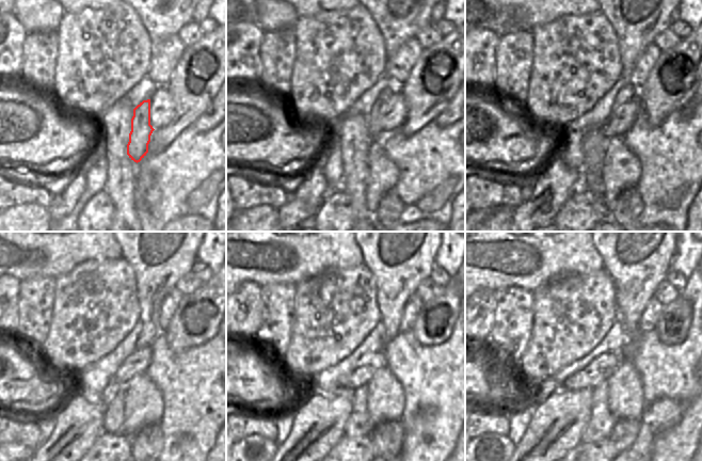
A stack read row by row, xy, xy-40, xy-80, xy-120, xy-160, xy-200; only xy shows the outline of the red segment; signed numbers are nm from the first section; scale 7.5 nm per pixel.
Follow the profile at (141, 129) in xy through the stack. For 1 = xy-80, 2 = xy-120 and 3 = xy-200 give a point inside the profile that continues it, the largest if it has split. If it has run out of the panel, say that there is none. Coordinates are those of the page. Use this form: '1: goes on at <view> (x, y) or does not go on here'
1: goes on at xy-80 (638, 14)
2: goes on at xy-120 (160, 253)
3: goes on at xy-200 (637, 253)

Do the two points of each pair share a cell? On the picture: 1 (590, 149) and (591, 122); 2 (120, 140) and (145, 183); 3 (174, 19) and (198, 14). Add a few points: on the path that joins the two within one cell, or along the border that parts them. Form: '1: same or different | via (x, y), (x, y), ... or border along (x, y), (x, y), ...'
1: different | border along (600, 127), (593, 127), (584, 136), (583, 152)
2: different | border along (137, 163), (136, 192)
3: different | border along (194, 11), (192, 20)

